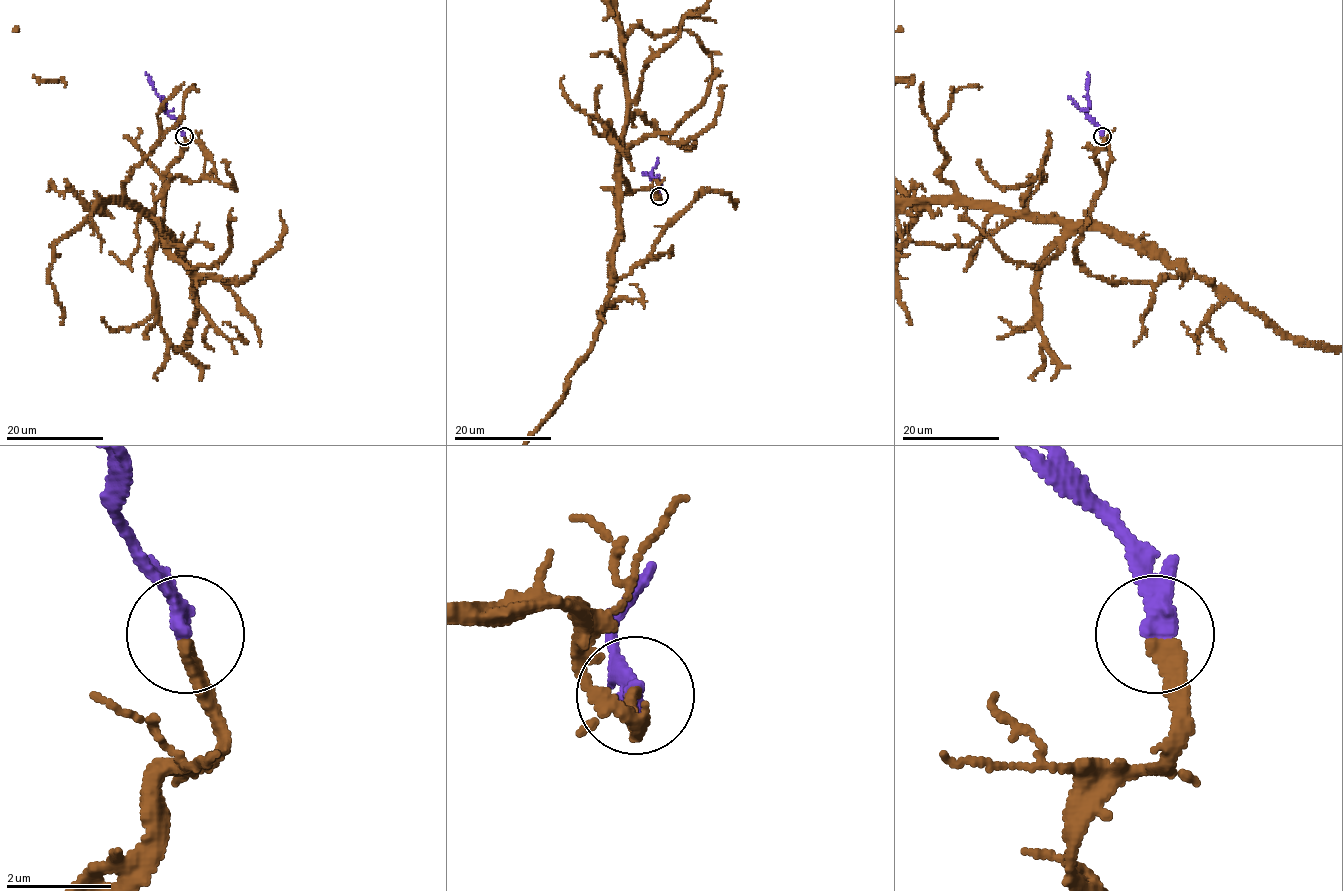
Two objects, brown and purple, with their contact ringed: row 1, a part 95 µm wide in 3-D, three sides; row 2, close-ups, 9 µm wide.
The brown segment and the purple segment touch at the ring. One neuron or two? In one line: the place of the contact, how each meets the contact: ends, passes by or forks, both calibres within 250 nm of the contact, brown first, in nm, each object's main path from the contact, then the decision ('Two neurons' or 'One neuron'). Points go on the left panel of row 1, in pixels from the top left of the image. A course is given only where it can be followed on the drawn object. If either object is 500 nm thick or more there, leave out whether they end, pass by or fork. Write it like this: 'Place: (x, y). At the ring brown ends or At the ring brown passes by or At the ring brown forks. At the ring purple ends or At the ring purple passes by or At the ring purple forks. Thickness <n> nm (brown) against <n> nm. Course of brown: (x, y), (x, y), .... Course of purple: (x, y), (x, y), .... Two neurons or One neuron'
Place: (184, 136). At the ring brown ends. At the ring purple ends. Thickness 280 nm (brown) against 360 nm. Course of purple: (184, 136), (145, 71). One neuron

